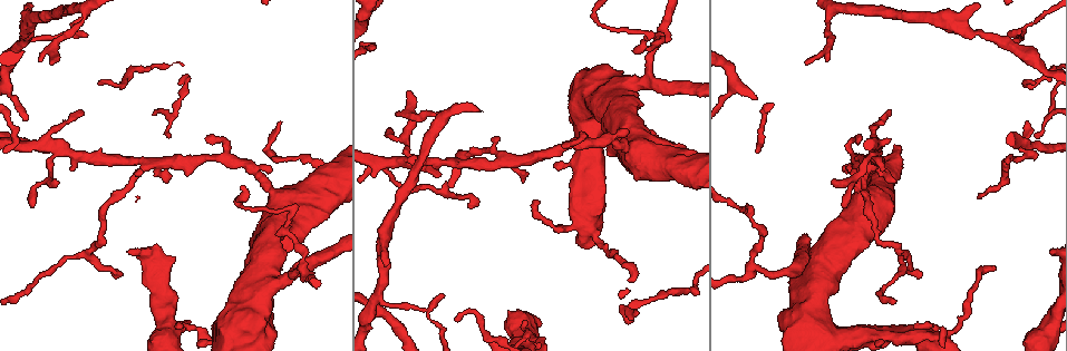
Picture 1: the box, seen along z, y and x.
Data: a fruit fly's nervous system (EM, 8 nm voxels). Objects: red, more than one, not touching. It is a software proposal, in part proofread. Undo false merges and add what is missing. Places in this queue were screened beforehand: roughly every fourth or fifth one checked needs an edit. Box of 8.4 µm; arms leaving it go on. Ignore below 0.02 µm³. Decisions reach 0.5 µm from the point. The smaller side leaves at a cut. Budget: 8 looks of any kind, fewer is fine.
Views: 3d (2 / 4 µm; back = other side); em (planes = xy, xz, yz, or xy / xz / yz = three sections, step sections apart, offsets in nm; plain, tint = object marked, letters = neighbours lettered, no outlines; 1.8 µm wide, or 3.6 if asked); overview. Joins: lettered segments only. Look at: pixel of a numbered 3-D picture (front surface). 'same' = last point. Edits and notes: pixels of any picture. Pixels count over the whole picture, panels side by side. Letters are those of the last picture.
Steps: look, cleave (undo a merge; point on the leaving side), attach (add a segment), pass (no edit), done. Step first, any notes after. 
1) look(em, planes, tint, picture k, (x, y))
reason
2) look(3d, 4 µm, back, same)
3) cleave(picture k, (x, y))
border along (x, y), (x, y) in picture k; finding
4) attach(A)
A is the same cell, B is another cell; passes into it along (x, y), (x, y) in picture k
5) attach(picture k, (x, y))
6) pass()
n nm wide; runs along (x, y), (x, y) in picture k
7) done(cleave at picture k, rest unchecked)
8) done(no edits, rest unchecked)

look(em, yz, step 8, tint, picture 1, (1011, 35))
an open end

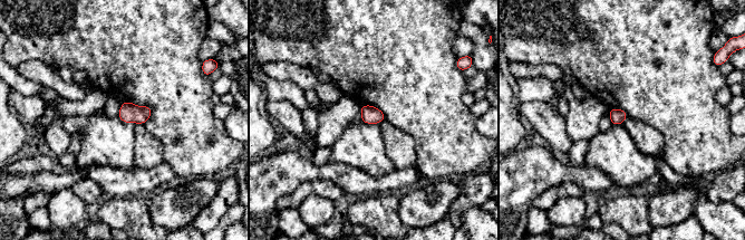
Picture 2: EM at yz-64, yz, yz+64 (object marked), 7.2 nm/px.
look(em, planes, letters, same)

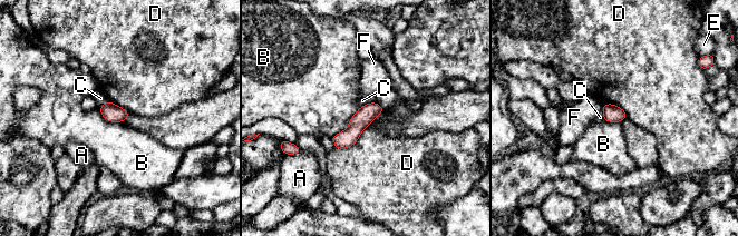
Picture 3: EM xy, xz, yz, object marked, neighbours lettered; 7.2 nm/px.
pass()
130 nm wide; A, B, C, D, E and F are other cells; border along (385, 109), (352, 145), (334, 148) in picture 3; no lettered segment goes on from it

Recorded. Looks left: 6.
look(3d, 2 µm, picture 1, (205, 140))
thin end

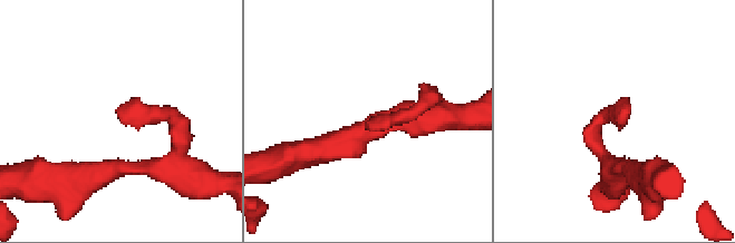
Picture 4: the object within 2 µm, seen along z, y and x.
look(em, planes, plain, picture 4, (365, 125))
shape alone is not enough

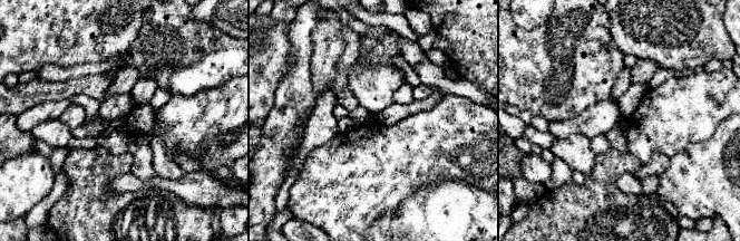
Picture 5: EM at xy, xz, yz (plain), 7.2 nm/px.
look(em, planes, letters, same)
see the neighbours

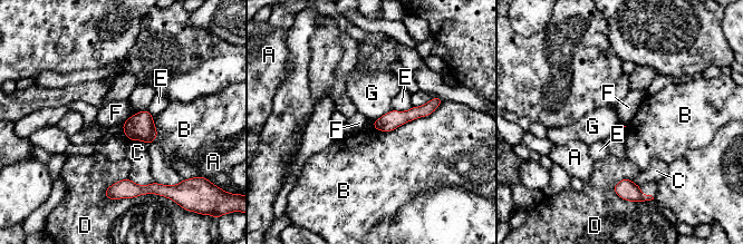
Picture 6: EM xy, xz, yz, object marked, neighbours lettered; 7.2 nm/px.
pass()
A, B, C, D, E, F and G are other cells; runs along (435, 104), (424, 110), (376, 125) in picture 6; none of them fits

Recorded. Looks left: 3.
look(em, xy, step 4, tint, picture 1, (1014, 157))
a narrow waist

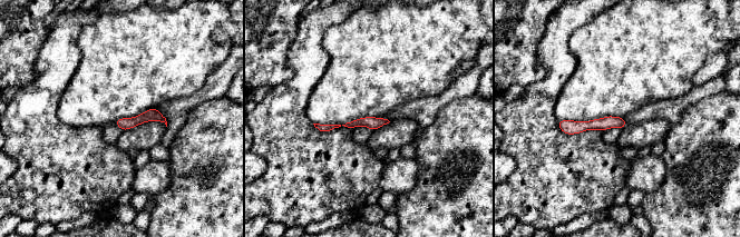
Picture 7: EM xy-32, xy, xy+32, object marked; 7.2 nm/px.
look(em, planes, letters, same)
cut it another way

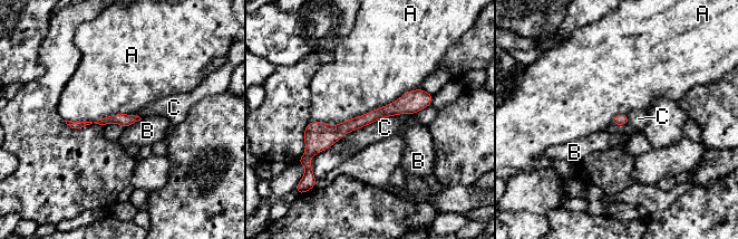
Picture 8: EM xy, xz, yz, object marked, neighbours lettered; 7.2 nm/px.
pass()
80 nm wide; A, B and C are other cells; runs along (429, 97), (308, 140) in picture 8; all the same cell

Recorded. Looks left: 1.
done(no edits, rest unchecked)

